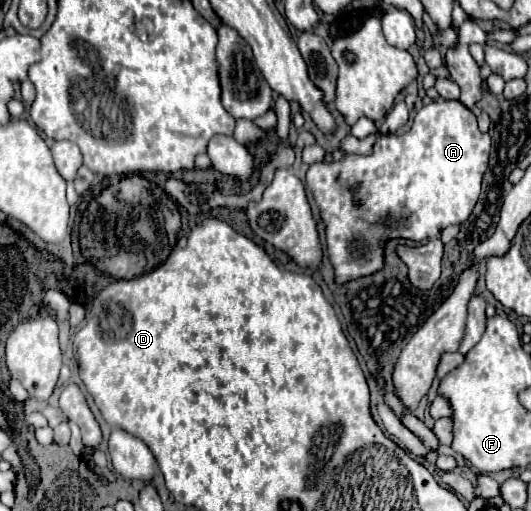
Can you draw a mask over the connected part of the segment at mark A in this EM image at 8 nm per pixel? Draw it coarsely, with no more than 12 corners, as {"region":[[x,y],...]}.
{"region":[[461,101],[423,105],[371,155],[307,187],[343,285],[389,239],[463,223],[491,137]]}

